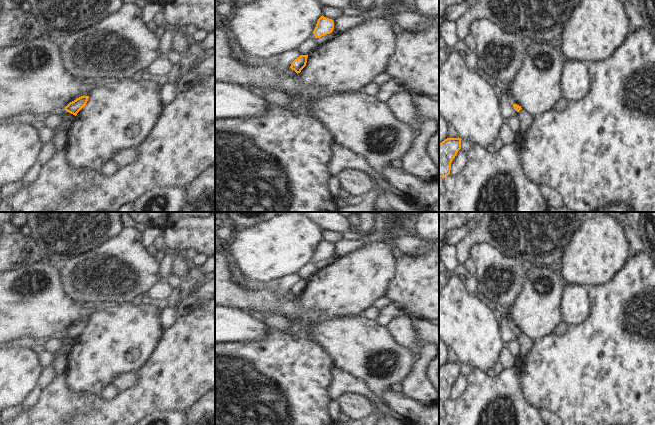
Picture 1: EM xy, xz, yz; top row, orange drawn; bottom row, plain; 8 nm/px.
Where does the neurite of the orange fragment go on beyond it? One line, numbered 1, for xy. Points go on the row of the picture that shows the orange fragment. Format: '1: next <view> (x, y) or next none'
1: next none

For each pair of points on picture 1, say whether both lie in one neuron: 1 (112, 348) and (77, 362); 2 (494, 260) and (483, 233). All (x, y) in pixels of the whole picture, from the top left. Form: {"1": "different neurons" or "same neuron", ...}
{"1": "same neuron", "2": "different neurons"}

